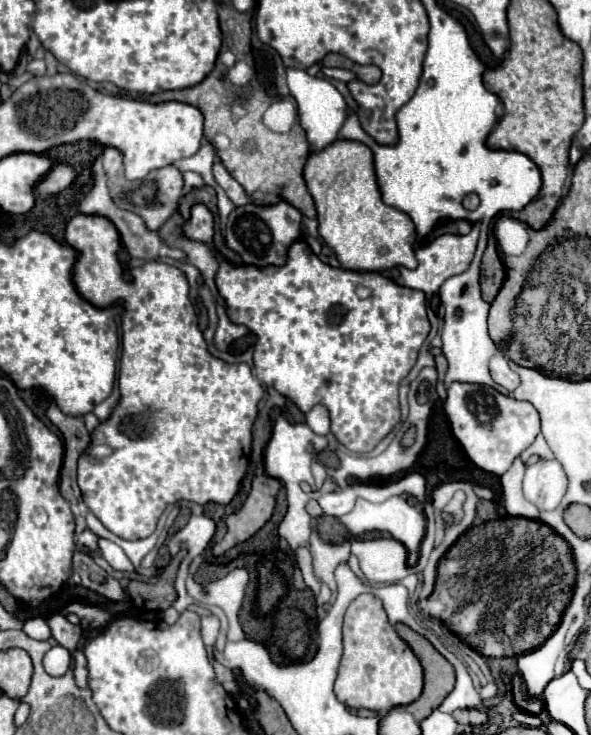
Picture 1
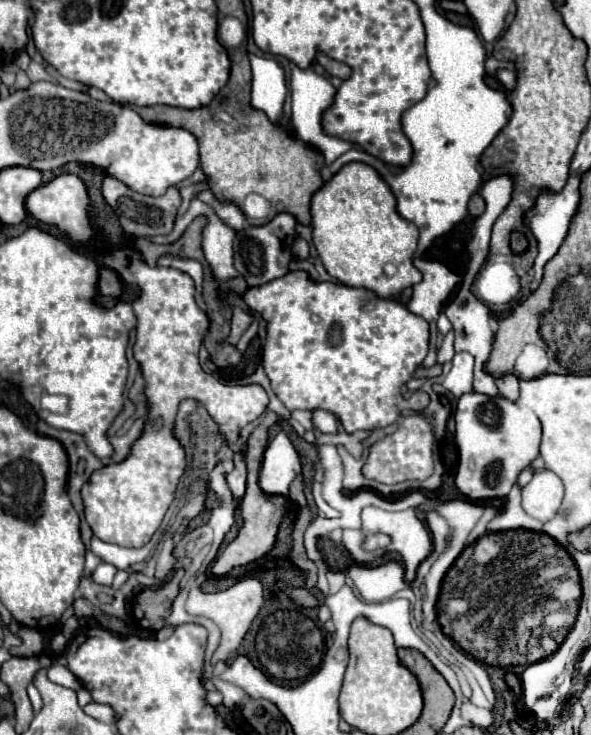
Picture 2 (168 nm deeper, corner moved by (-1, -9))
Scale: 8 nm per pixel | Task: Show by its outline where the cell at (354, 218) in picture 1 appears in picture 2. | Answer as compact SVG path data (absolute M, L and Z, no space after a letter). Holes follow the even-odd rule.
M347 163L311 201L313 245L331 277L349 287L373 291L379 299L391 299L421 281L413 267L417 227L397 213L397 199L377 171L365 163Z

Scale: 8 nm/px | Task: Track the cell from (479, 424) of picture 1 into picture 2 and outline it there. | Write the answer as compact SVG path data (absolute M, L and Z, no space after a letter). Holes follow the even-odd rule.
M467 393L457 401L455 423L455 441L459 449L459 467L455 475L457 489L471 501L507 497L517 475L539 455L539 419L501 395L489 397L483 393Z

